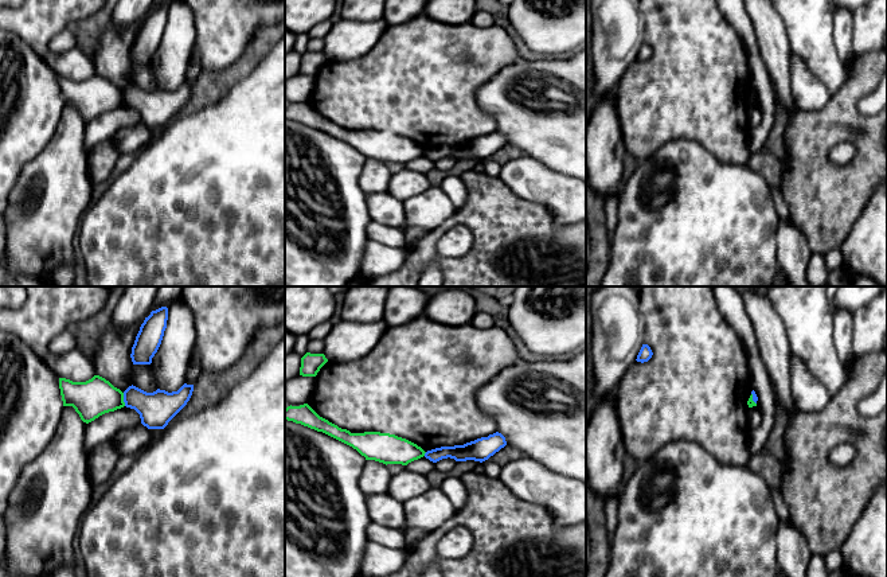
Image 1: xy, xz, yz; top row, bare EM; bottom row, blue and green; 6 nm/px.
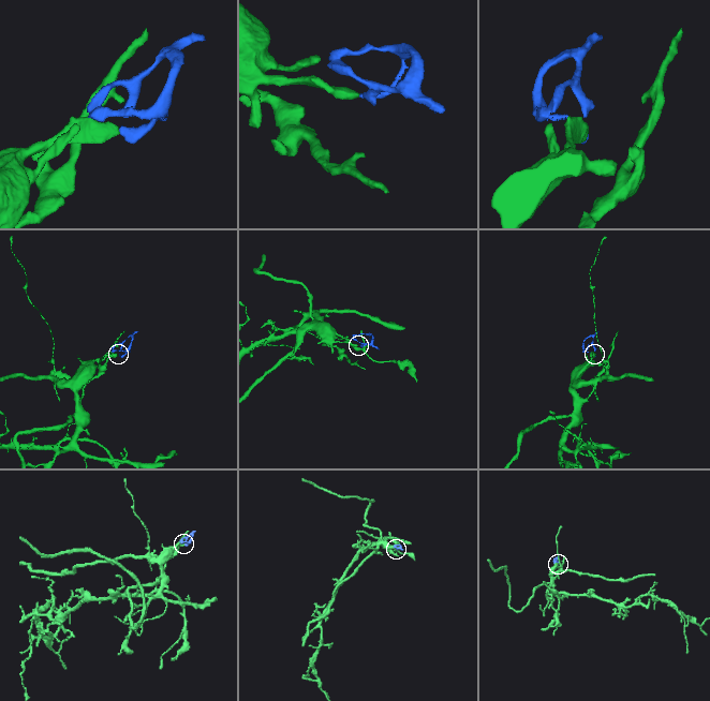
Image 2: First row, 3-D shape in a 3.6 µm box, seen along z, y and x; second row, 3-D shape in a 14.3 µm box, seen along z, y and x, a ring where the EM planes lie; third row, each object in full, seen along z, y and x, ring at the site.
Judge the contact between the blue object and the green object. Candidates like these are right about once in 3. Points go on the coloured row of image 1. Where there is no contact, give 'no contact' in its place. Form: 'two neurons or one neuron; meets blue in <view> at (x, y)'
two neurons; meets blue in xy at (124, 400)

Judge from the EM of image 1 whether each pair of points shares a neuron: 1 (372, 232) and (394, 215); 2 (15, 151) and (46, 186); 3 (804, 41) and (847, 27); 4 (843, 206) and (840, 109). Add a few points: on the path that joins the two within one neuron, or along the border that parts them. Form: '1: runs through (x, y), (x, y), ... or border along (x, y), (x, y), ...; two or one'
1: border along (372, 221), (399, 229); two
2: border along (49, 141), (22, 170), (14, 186); two
3: border along (832, 14), (833, 45), (841, 62); two
4: runs through (820, 182), (820, 136), (823, 133); one

